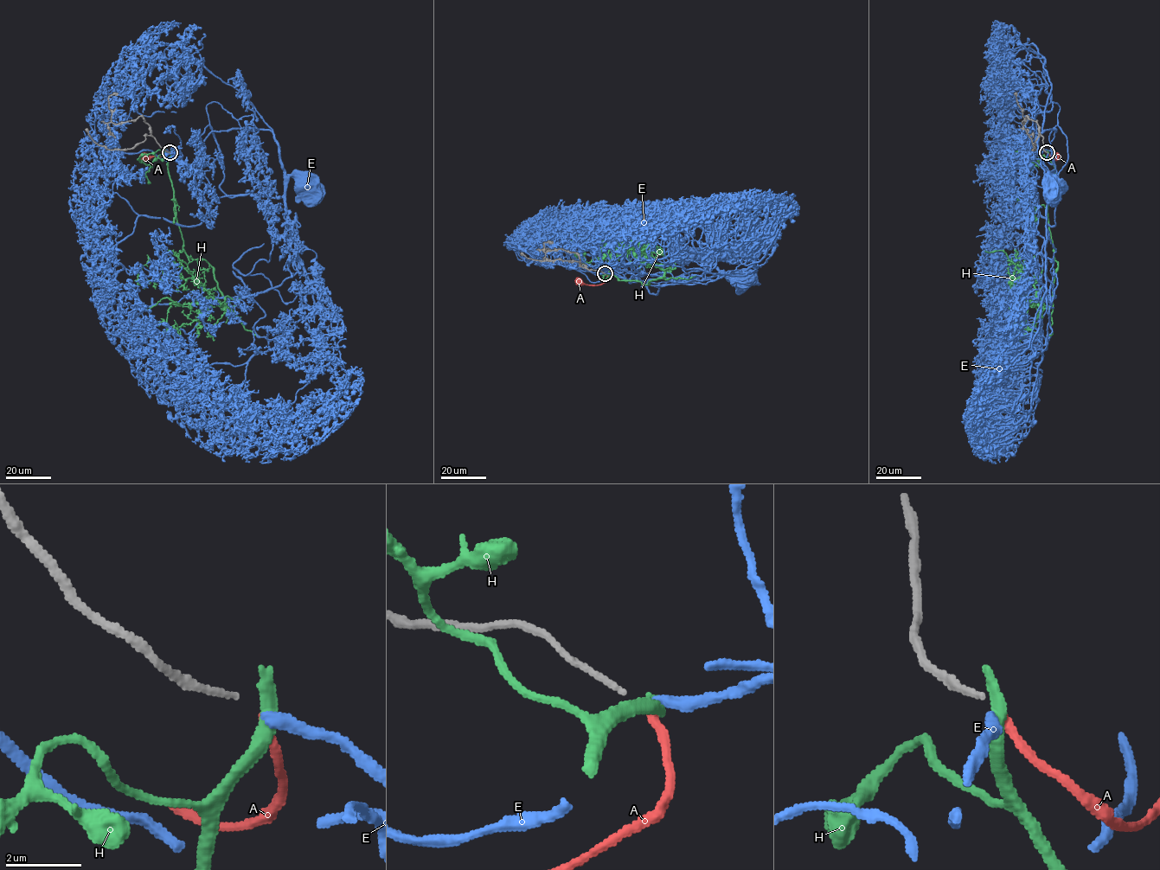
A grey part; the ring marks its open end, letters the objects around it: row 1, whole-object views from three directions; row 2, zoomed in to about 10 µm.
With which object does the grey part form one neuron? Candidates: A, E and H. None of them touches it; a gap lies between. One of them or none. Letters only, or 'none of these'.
none of these

